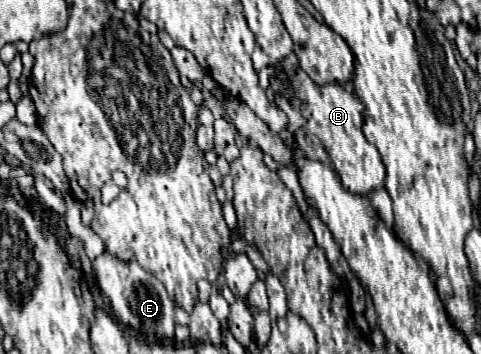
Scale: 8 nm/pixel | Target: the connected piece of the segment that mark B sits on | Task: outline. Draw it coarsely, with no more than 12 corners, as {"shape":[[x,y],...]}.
{"shape":[[297,69],[307,129],[347,191],[383,189],[383,161],[363,137],[363,103],[339,83]]}

